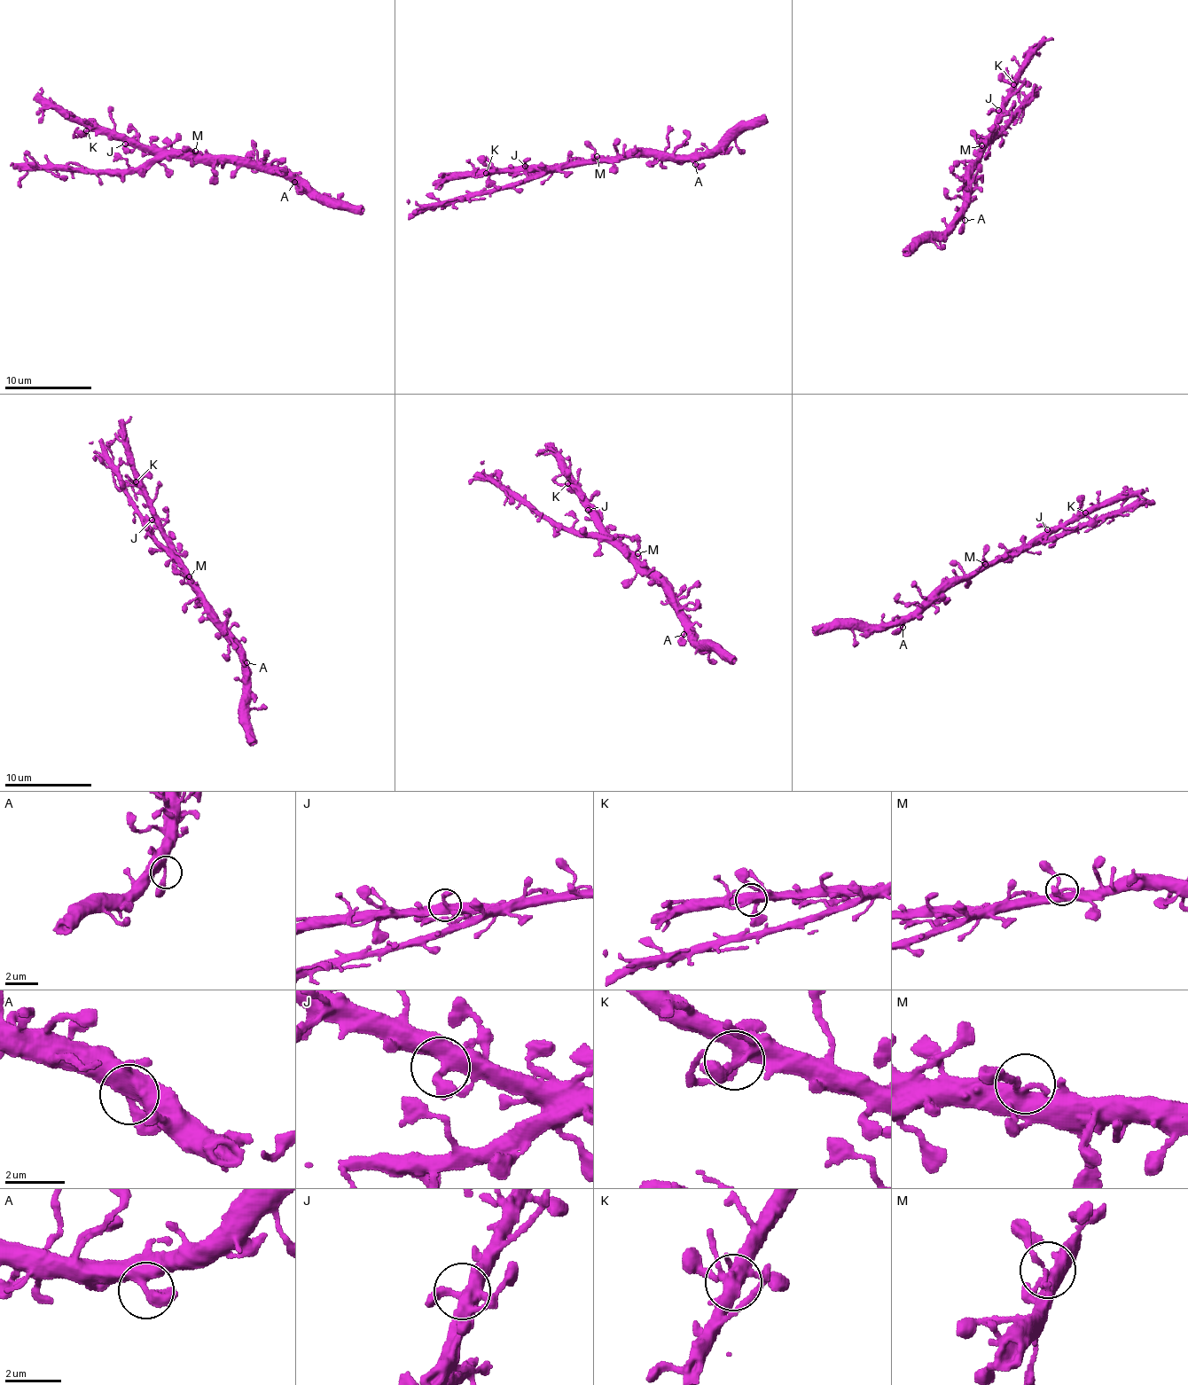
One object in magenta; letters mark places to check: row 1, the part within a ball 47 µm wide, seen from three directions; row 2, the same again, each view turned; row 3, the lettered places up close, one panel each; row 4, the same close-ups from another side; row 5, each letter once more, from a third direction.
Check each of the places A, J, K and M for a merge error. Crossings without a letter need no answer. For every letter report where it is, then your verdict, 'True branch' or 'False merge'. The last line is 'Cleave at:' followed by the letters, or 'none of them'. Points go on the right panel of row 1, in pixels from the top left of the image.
A: Place: (965, 220). True branch
J: Place: (998, 110). True branch
K: Place: (1013, 84). True branch
M: Place: (981, 145). True branch
Cleave at: none of them

